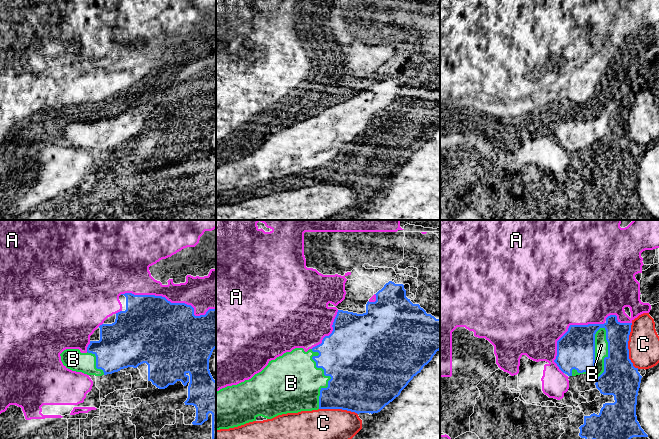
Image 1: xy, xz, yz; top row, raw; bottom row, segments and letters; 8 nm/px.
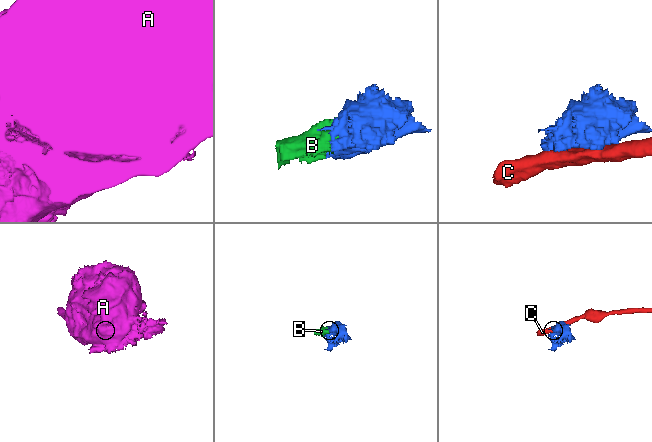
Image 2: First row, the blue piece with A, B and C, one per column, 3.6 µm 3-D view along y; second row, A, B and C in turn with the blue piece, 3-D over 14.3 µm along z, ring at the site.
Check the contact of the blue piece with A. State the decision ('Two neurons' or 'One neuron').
Two neurons

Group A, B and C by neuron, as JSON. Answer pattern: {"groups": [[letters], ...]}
{"groups": [["A"], ["B"], ["C"]]}

